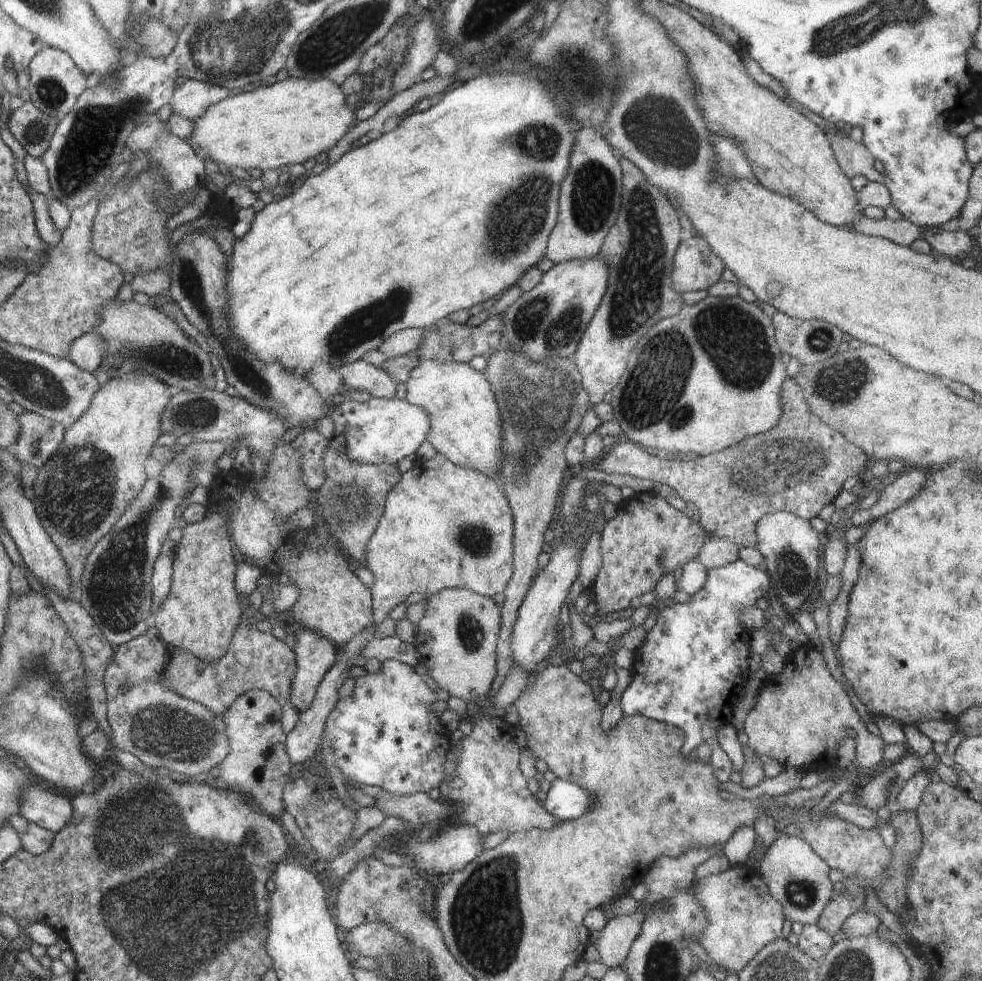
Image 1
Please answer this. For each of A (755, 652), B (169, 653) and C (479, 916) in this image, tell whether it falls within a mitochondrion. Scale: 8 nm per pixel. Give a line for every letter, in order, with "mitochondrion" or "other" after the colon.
A: other
B: other
C: mitochondrion

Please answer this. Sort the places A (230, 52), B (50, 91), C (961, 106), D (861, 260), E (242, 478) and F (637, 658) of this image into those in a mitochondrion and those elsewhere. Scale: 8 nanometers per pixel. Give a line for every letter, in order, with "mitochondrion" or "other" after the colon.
A: mitochondrion
B: mitochondrion
C: other
D: other
E: other
F: other

